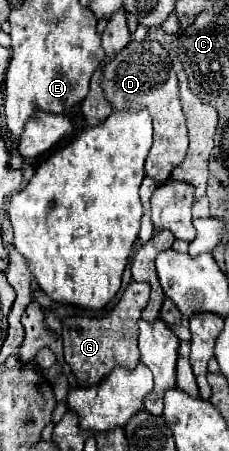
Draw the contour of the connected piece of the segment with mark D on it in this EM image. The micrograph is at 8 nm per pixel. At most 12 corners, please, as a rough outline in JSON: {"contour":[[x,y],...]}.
{"contour":[[130,42],[102,70],[112,110],[146,108],[146,176],[164,184],[188,150],[178,80],[160,42]]}

